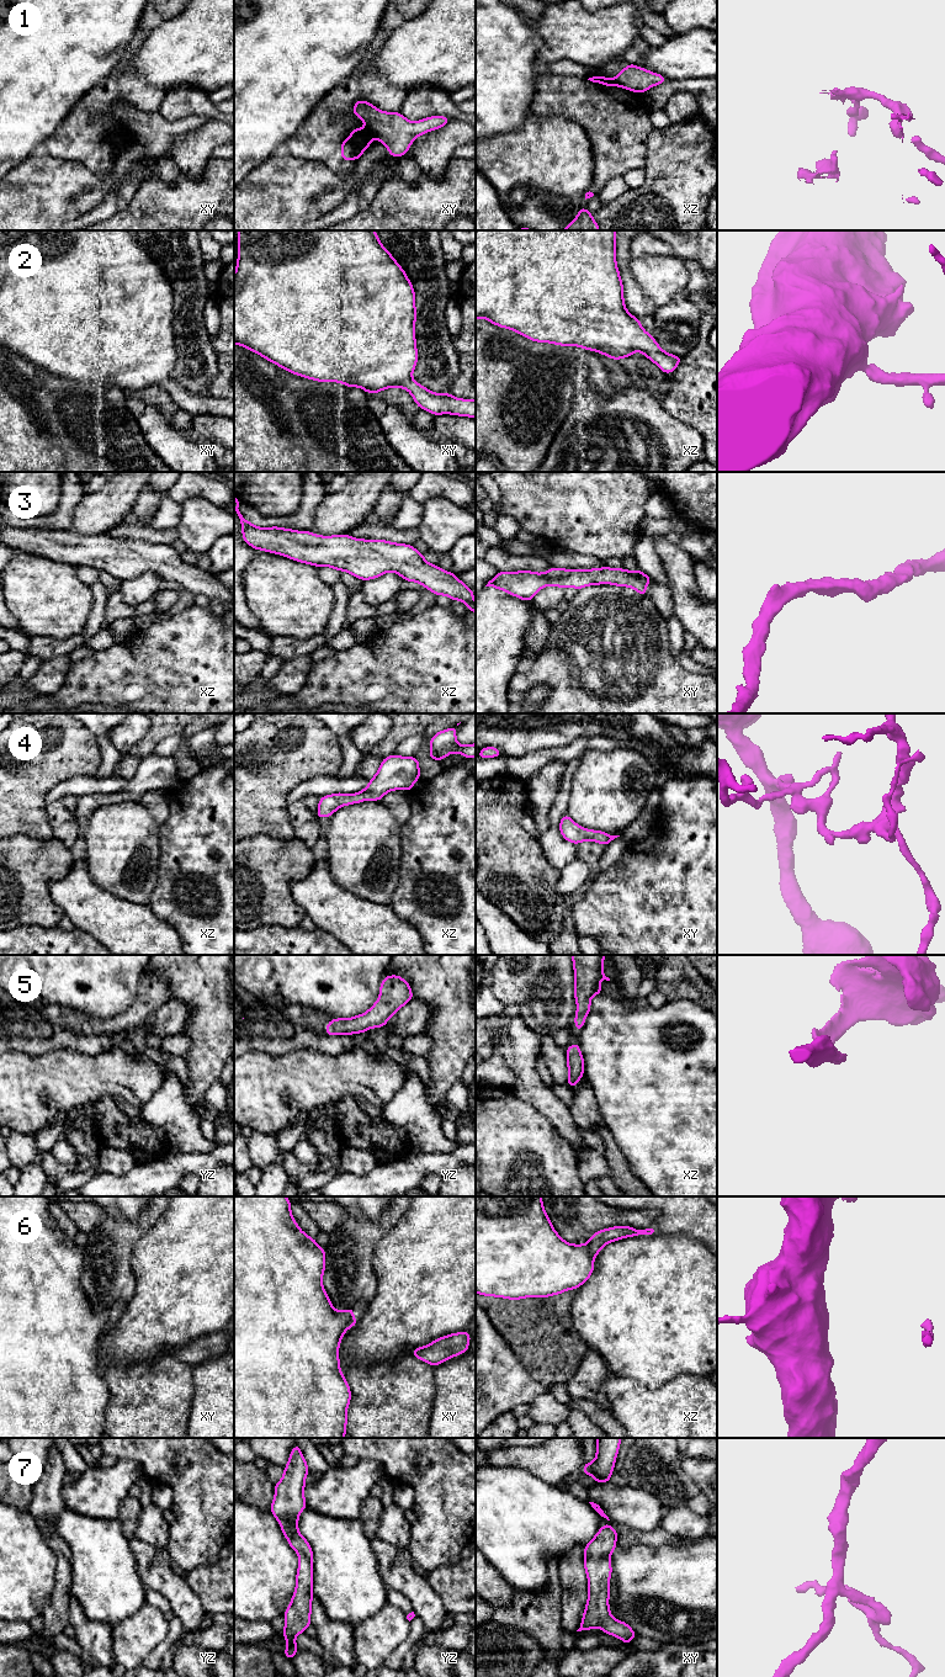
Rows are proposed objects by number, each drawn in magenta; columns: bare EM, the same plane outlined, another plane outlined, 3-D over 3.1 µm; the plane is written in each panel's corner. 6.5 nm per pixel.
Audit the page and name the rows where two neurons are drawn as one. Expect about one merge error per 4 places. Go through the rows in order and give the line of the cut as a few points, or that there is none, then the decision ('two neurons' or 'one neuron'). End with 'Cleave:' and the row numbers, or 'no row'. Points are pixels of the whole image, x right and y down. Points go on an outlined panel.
1: cut in xy along (367, 127), (376, 137); two neurons
2: no cut; one neuron
3: no cut; one neuron
4: no cut; one neuron
5: no cut; one neuron
6: cut in xz along (585, 1243), (594, 1256); two neurons
7: no cut; one neuron
Cleave: 1, 6

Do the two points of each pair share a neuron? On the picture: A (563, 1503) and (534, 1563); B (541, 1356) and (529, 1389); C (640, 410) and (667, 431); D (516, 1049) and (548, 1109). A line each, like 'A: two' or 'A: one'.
A: one
B: two
C: one
D: one

